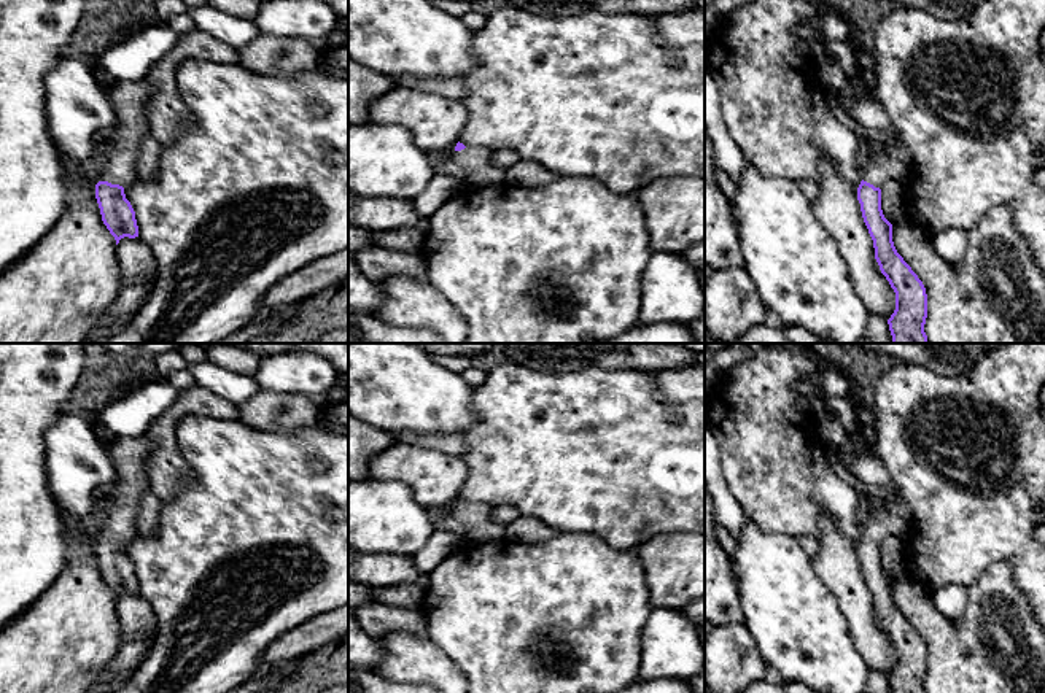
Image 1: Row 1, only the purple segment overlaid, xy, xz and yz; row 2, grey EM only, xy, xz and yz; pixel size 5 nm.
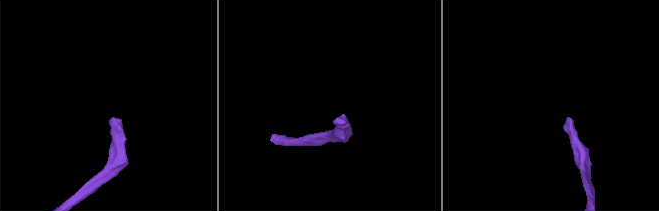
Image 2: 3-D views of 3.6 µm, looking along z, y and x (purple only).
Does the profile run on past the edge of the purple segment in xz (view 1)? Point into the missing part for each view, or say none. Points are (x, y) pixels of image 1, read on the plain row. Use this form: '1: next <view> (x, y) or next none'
1: next xz (476, 518)

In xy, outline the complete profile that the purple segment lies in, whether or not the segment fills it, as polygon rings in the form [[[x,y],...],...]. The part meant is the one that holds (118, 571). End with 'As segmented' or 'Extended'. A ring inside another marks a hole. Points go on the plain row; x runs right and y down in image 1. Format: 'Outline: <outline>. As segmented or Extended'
Outline: [[[145,432],[140,437],[107,437],[107,447],[116,470],[116,482],[107,494],[116,501],[116,505],[95,540],[95,555],[102,577],[118,601],[124,593],[138,593],[135,567],[126,555],[124,542],[135,532],[140,499],[150,488],[148,456],[153,445]]]. Extended

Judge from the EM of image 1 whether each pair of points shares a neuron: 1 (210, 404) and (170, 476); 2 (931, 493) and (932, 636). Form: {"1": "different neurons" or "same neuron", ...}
{"1": "same neuron", "2": "different neurons"}

